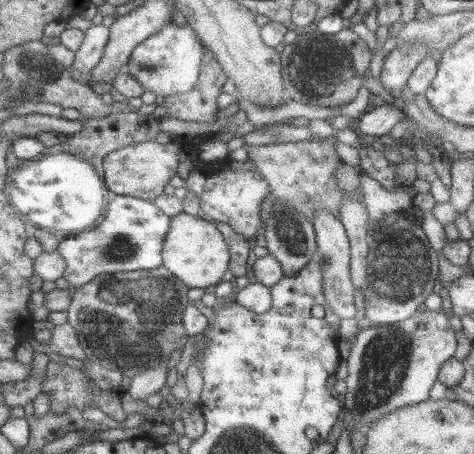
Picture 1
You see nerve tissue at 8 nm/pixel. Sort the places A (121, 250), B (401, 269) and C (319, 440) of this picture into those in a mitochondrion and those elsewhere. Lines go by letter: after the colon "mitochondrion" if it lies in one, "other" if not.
A: mitochondrion
B: mitochondrion
C: other

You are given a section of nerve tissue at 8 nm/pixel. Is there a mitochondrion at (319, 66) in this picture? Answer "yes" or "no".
yes

